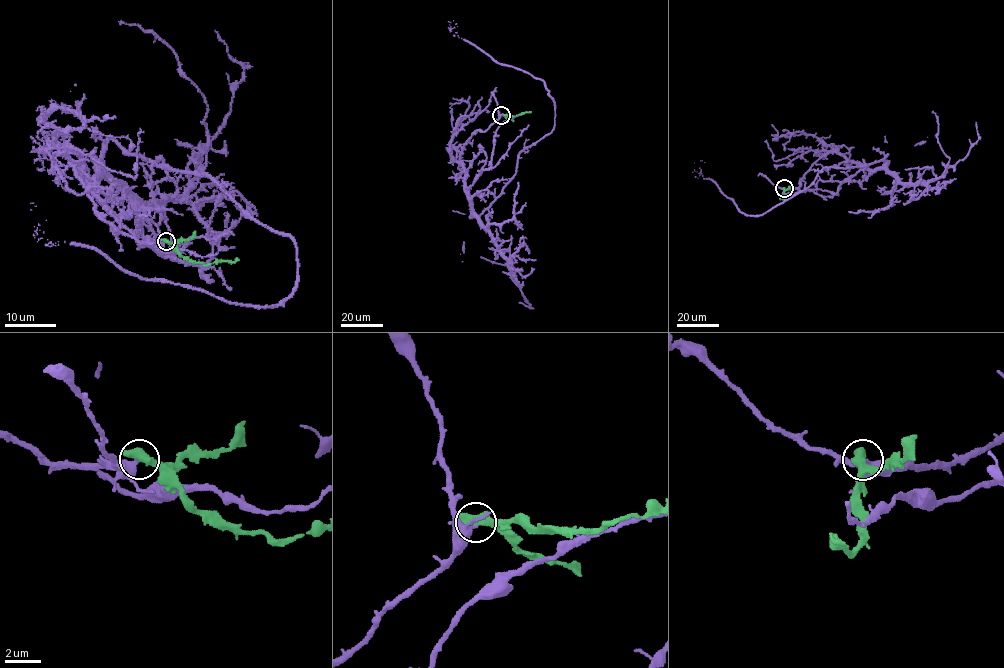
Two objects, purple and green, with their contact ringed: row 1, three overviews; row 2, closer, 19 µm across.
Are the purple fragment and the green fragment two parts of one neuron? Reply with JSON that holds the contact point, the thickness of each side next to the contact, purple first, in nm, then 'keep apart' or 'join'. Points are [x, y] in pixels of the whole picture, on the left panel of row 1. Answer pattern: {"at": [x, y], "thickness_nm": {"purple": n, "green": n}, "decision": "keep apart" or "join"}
{"at": [166, 241], "thickness_nm": {"purple": 360, "green": 700}, "decision": "keep apart"}

